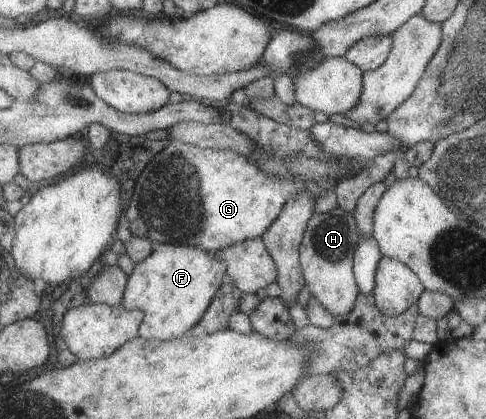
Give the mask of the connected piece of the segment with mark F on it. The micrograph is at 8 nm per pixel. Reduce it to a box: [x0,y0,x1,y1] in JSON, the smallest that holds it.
[120,242,226,341]

